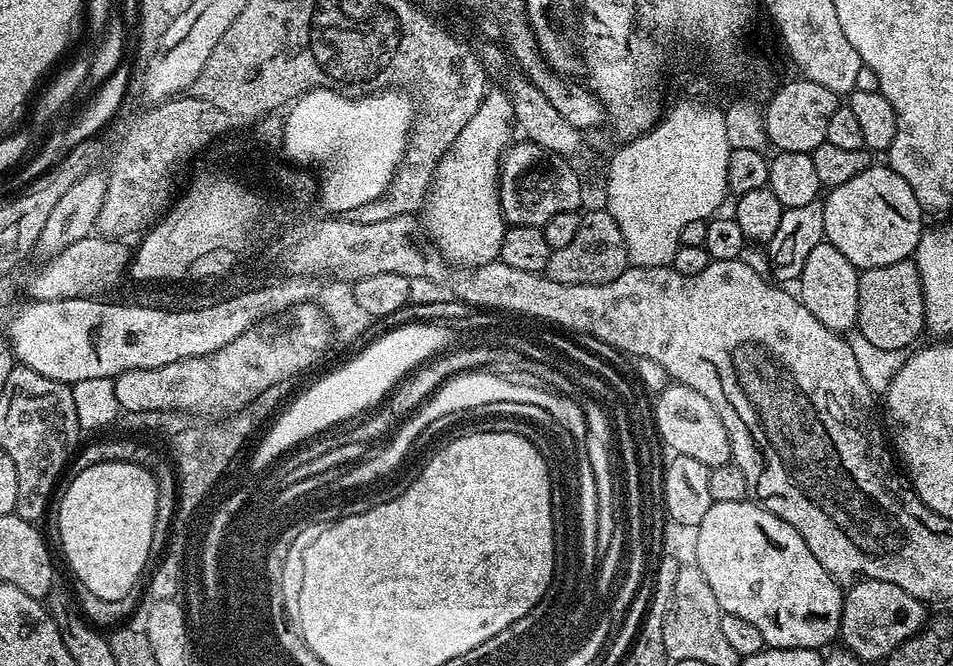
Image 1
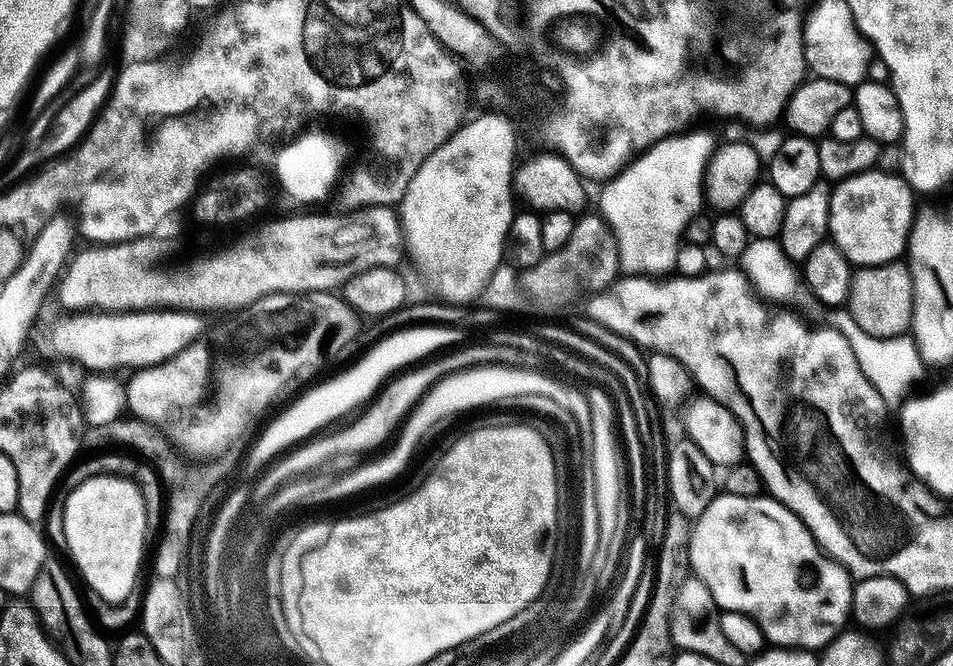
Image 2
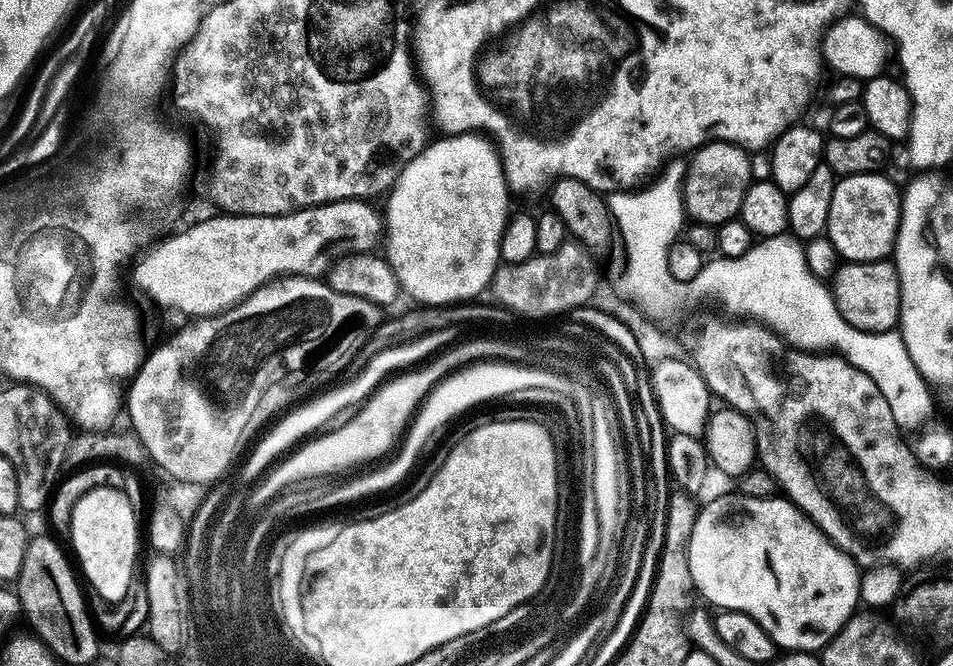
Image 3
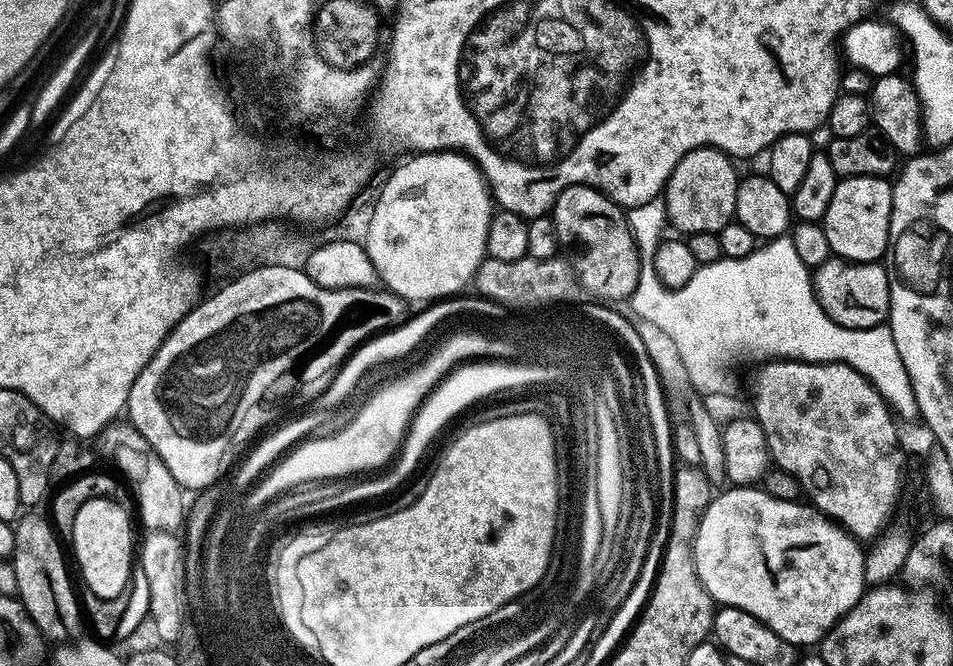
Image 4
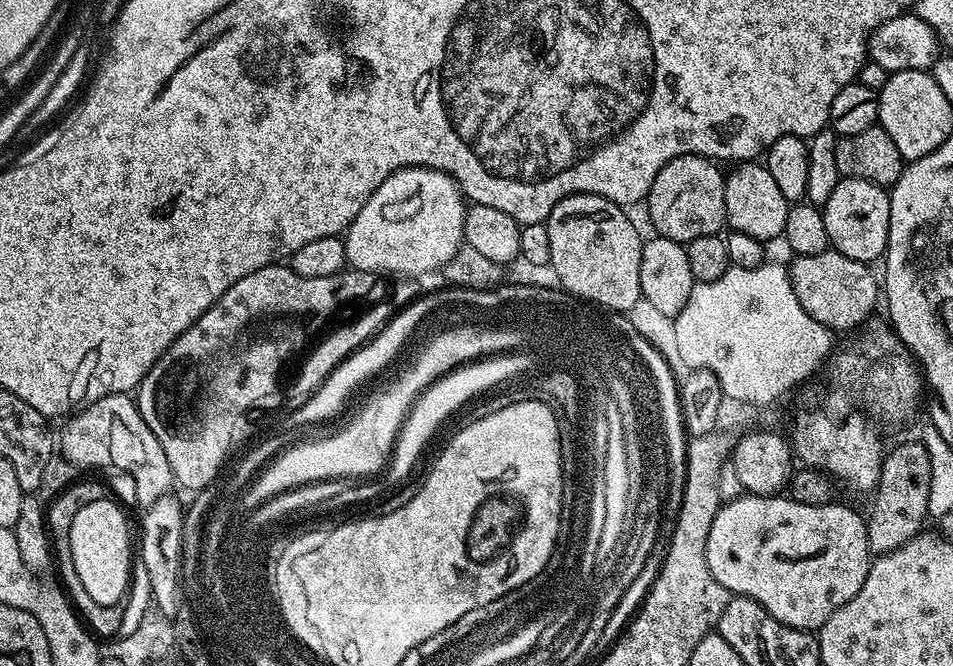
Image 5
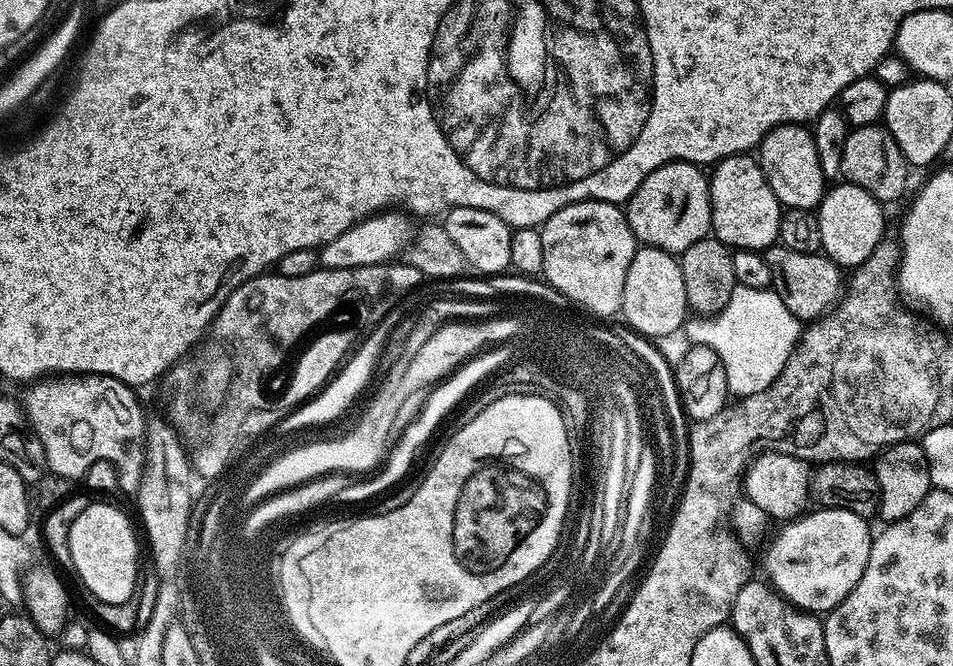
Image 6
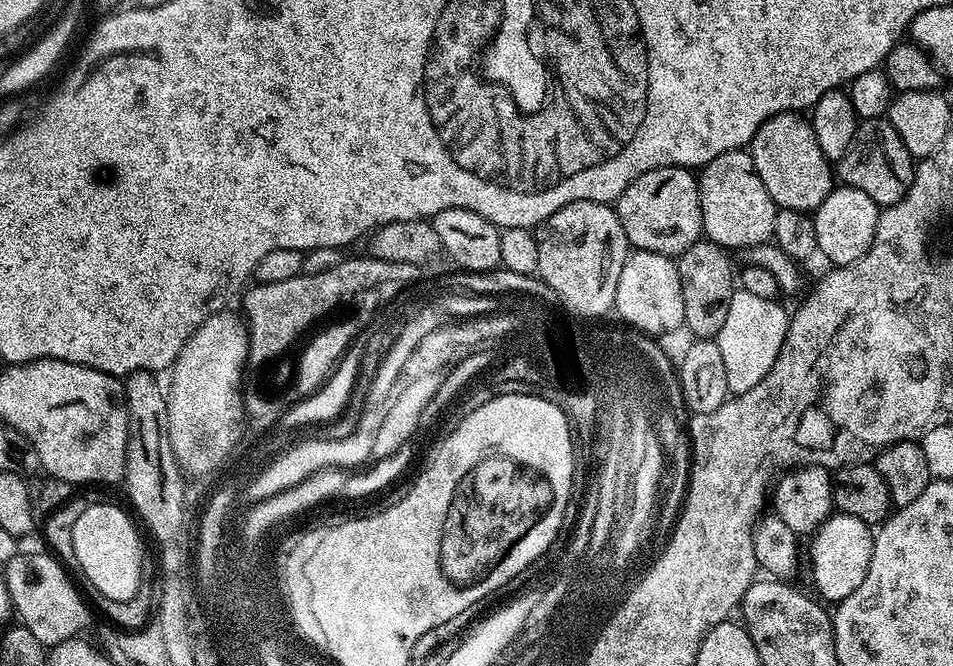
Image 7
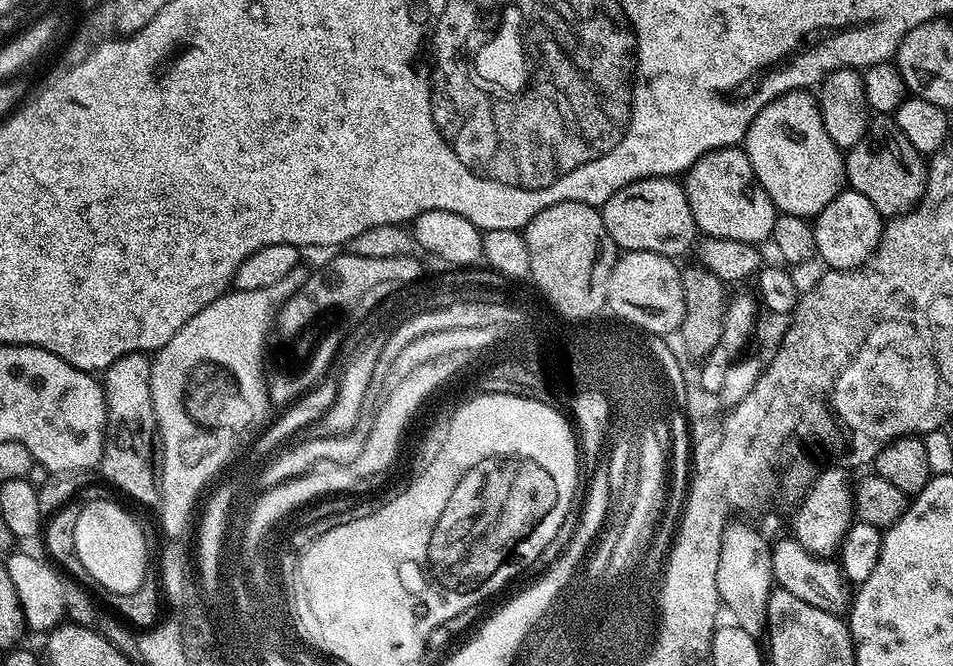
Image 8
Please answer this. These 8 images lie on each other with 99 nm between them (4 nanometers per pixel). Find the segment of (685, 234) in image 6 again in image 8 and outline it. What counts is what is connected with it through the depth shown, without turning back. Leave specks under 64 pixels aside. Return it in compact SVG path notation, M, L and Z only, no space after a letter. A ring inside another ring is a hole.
M651 176L618 190L604 203L602 211L606 230L610 230L617 249L624 252L653 252L654 254L680 258L683 252L688 252L691 248L693 251L698 240L698 229L694 222L694 214L690 208L688 196L684 192L683 183L671 176Z

